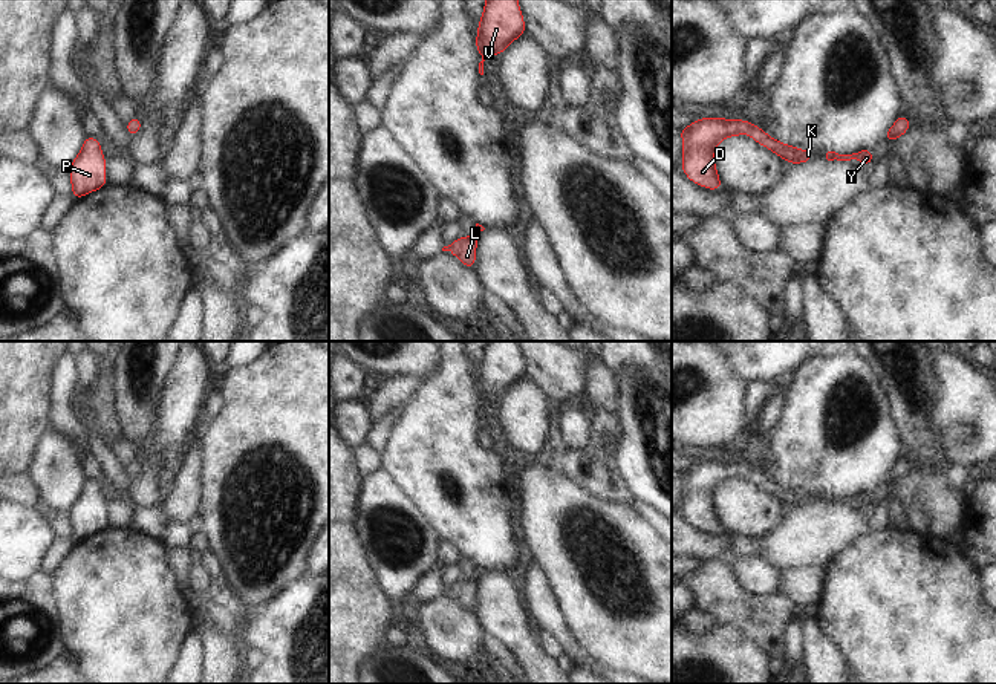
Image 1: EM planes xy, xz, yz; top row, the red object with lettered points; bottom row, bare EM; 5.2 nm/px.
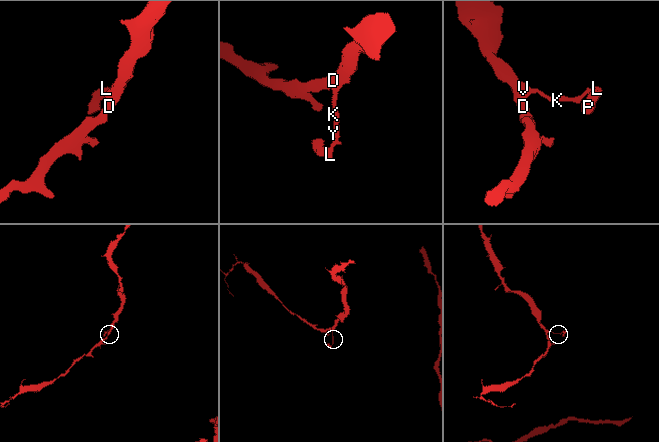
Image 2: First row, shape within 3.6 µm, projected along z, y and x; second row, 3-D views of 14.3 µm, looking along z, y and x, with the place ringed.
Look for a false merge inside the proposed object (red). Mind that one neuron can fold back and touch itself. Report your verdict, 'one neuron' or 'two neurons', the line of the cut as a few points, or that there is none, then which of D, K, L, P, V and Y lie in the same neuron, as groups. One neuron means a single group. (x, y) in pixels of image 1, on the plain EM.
one neuron; cut none; groups D K L P V Y

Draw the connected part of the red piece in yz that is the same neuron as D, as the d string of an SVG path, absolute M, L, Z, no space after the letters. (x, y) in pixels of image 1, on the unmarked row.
M696 461L692 468L681 471L679 476L684 487L681 513L692 525L708 533L724 531L714 510L714 491L728 479L747 476L756 485L791 506L802 506L814 502L811 493L803 494L802 491L785 488L745 462Z

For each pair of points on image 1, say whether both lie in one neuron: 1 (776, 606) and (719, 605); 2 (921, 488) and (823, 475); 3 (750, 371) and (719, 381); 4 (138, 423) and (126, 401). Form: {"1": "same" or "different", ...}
{"1": "same", "2": "different", "3": "different", "4": "same"}

